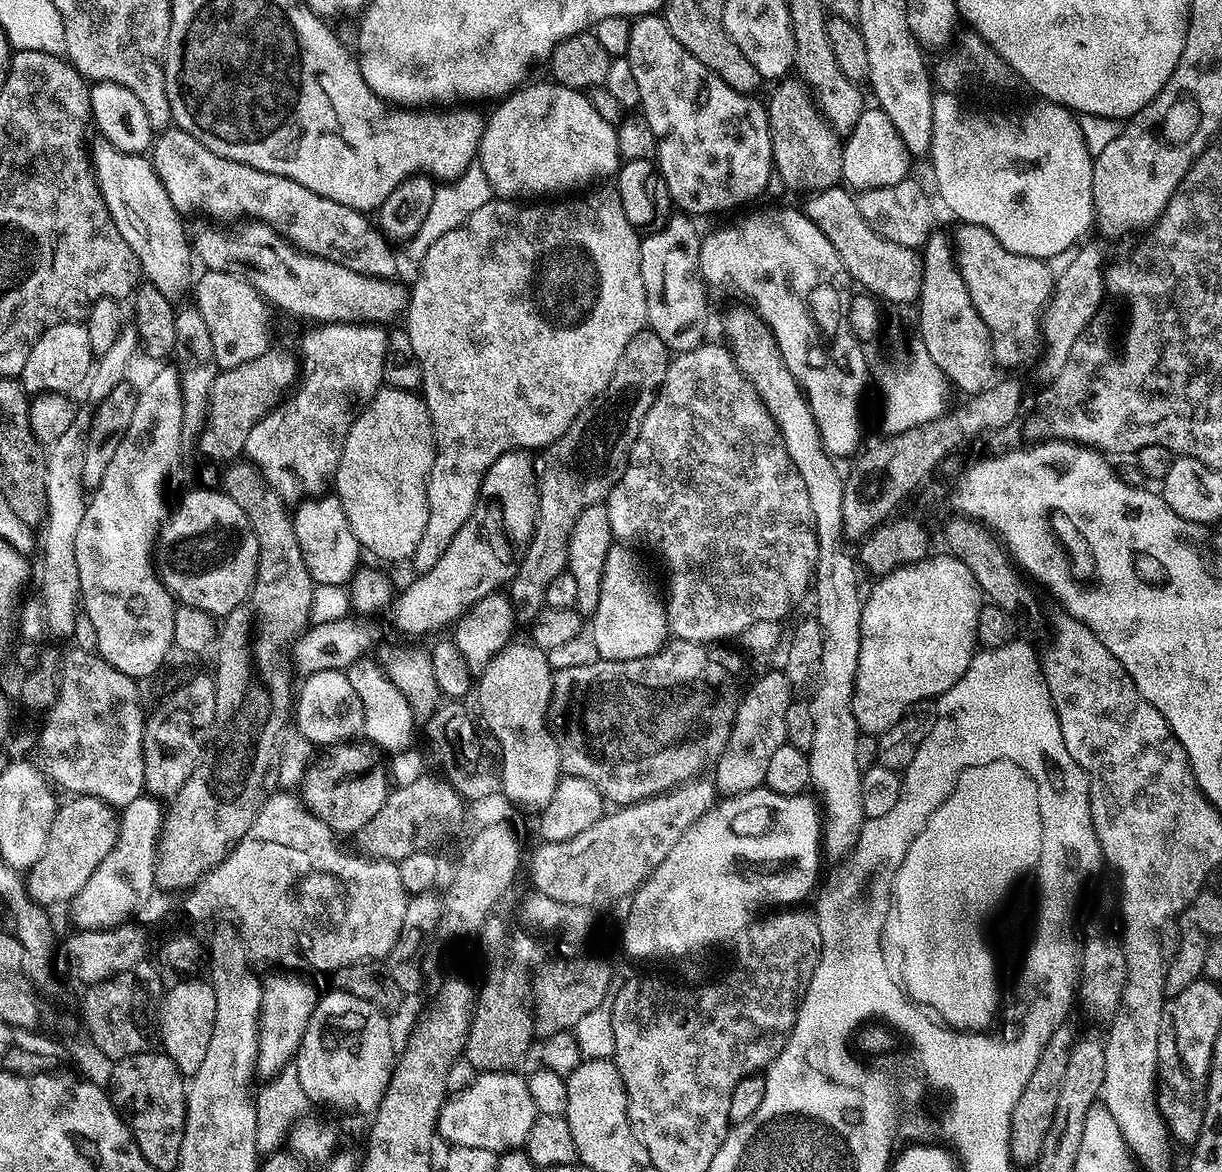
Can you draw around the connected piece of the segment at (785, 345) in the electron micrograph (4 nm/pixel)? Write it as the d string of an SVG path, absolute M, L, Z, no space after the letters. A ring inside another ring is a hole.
M799 207L752 212L745 220L729 228L720 228L709 236L707 233L701 239L700 274L705 285L713 289L733 288L738 295L756 303L756 316L772 332L790 374L794 374L800 389L808 397L825 450L836 458L848 456L852 451L855 453L861 447L860 395L864 392L864 383L870 380L870 368L868 372L868 360L860 349L863 348L862 342L854 330L850 330L848 321L854 281L846 266L842 266L838 250L830 246L830 238L826 238L826 234L822 234L822 230L818 230L818 226L814 226Z

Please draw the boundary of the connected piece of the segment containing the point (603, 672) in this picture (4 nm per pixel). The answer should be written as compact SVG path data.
M669 639L664 647L659 648L654 654L642 658L629 660L599 660L590 666L570 666L566 670L553 675L552 701L549 702L547 723L551 727L554 739L557 740L558 750L561 754L561 766L569 776L580 776L589 780L604 796L605 801L613 805L636 804L640 800L649 800L659 792L666 792L670 788L678 788L690 780L697 779L701 774L711 769L726 750L726 742L730 742L730 730L734 726L734 718L738 714L740 700L750 683L748 664L744 661L743 651L735 652L720 642L705 642L699 644L693 640Z

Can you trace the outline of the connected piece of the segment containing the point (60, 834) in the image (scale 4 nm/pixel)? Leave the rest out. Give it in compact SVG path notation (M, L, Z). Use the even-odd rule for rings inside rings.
M72 796L68 801L61 803L56 809L56 817L50 826L50 834L46 838L46 850L34 866L27 869L26 887L28 897L36 904L51 906L51 904L67 905L90 882L90 876L94 874L102 862L106 862L108 855L114 850L116 843L120 841L120 817L117 809L112 805L102 802L93 796Z

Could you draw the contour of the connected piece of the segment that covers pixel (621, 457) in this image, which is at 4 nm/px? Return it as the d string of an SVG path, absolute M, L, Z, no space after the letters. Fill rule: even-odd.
M651 330L634 334L602 394L598 394L570 422L566 434L548 445L535 457L536 489L540 495L536 511L536 525L532 539L524 551L516 577L510 585L510 599L517 621L532 622L544 611L546 588L568 566L570 534L574 522L586 506L607 501L610 490L622 478L628 465L630 450L638 438L642 418L650 410L660 393L670 353ZM540 456L540 457L539 457ZM512 591L512 592L511 592Z

